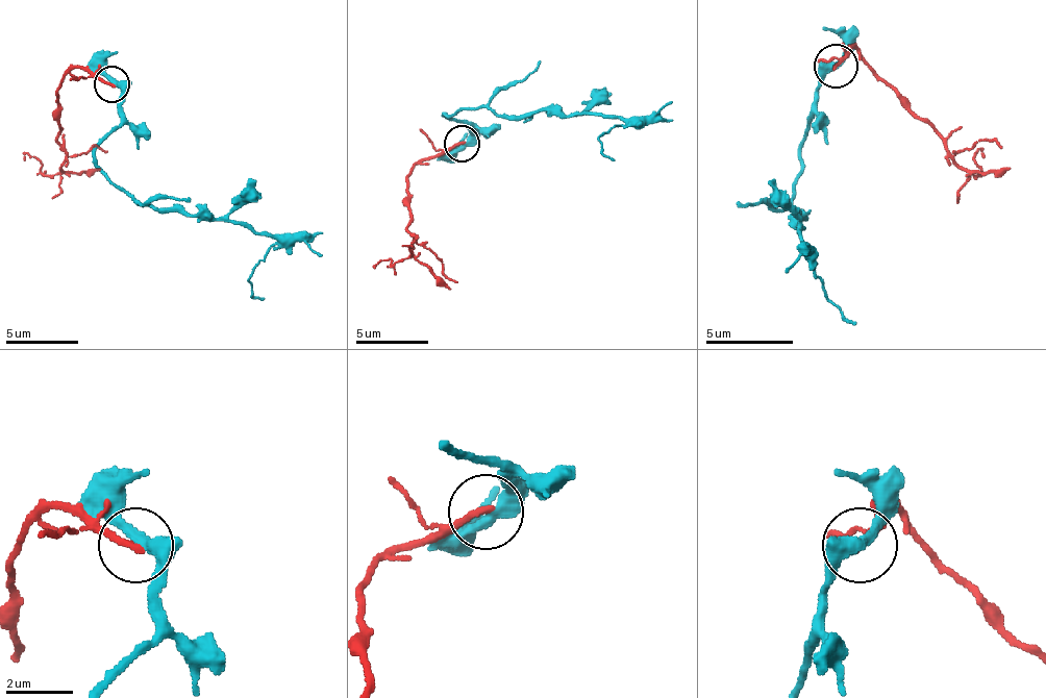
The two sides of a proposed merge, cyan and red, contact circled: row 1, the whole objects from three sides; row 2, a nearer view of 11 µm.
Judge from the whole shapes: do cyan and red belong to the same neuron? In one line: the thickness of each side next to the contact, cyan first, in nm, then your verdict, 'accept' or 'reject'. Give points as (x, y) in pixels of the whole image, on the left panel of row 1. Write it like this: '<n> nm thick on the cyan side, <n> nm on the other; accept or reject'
380 nm thick on the cyan side, 200 nm on the other; reject

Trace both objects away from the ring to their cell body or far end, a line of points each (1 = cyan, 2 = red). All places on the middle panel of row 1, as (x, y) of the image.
1: (461, 145), (472, 126), (446, 111), (617, 116), (624, 123), (599, 138), (614, 159)
2: (461, 145), (417, 163), (406, 228), (414, 243), (399, 260), (377, 260), (373, 268)

